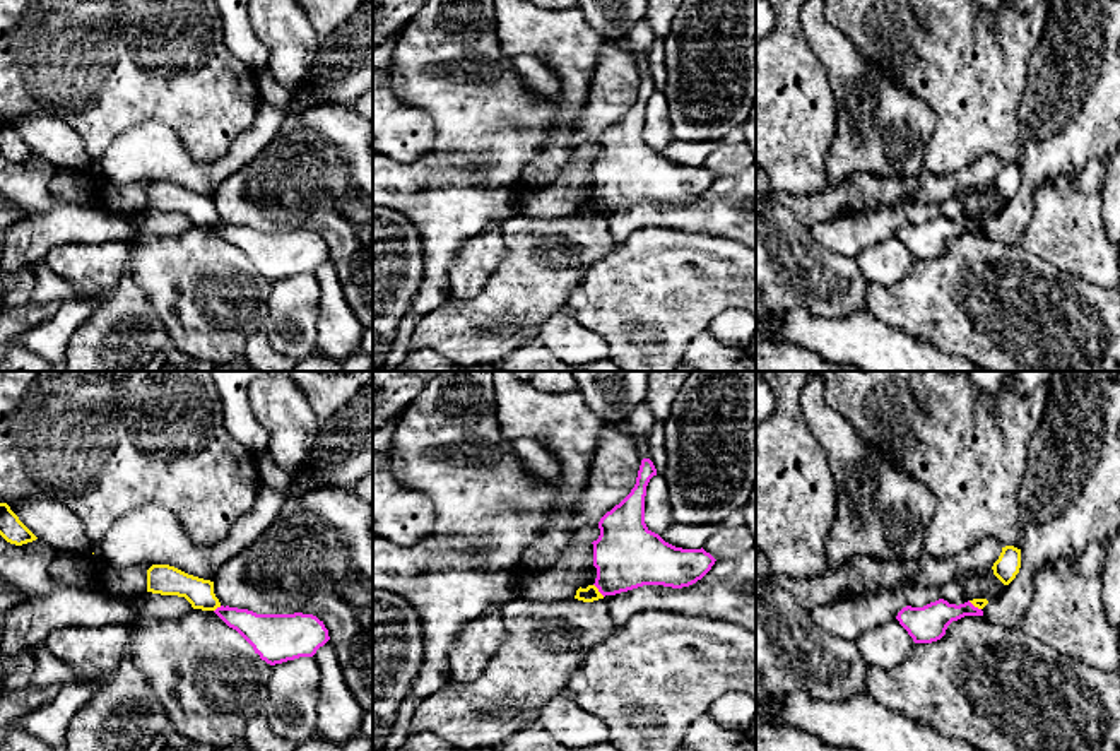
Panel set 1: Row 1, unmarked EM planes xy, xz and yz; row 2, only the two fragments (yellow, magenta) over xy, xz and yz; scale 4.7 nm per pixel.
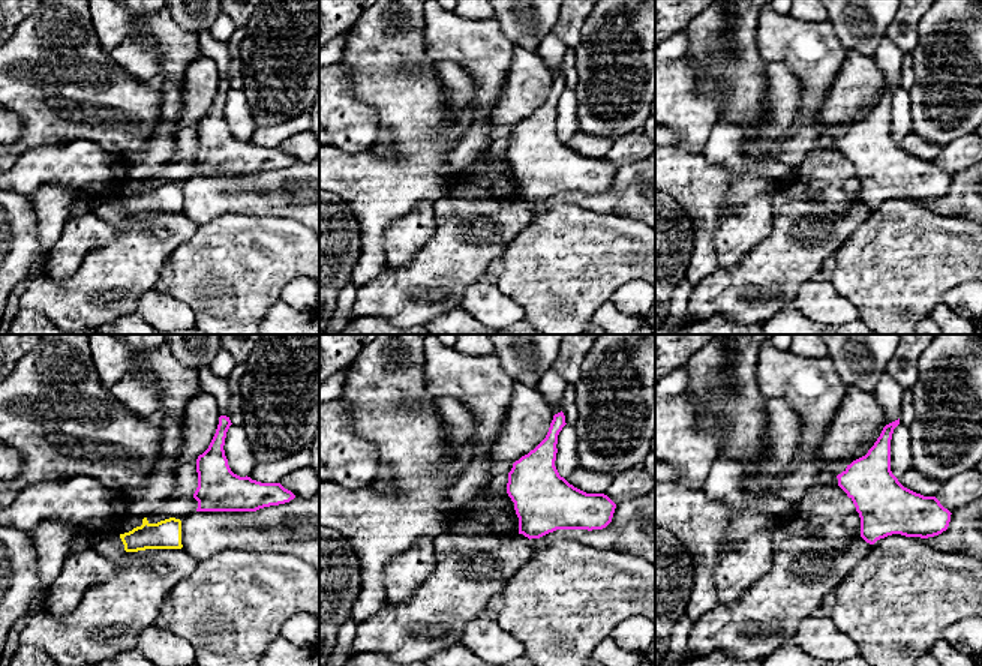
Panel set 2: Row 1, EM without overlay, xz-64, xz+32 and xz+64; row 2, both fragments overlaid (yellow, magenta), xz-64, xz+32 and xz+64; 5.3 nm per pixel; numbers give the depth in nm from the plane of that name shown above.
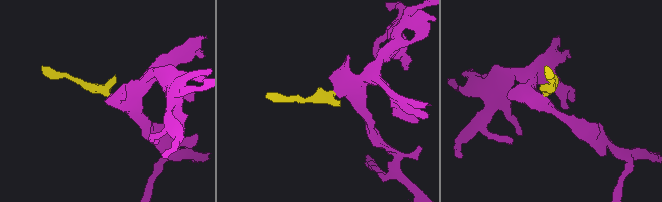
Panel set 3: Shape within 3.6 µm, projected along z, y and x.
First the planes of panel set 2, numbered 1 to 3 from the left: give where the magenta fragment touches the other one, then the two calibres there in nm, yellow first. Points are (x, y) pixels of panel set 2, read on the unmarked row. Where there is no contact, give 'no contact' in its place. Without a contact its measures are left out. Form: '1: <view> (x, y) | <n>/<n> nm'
1: no contact
2: no contact
3: no contact

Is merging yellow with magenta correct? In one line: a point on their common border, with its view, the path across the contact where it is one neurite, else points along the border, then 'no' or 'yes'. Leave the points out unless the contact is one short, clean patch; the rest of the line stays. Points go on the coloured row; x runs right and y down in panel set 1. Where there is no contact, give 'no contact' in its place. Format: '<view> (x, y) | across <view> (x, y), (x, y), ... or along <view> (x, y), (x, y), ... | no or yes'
xz (597, 591) | along xz (594, 584), (604, 596) | no

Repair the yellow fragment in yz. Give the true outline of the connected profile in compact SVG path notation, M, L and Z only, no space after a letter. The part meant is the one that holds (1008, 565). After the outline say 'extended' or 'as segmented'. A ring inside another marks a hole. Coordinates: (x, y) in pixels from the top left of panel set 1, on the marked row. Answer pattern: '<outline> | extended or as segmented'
M1014 546L1002 547L999 559L993 563L993 575L1004 583L1009 585L1021 568L1021 549Z | as segmented

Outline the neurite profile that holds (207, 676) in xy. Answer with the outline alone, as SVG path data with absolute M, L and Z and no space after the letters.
M193 609L181 618L139 619L128 652L164 705L174 732L214 751L243 739L251 718L263 715L272 665L214 611Z

